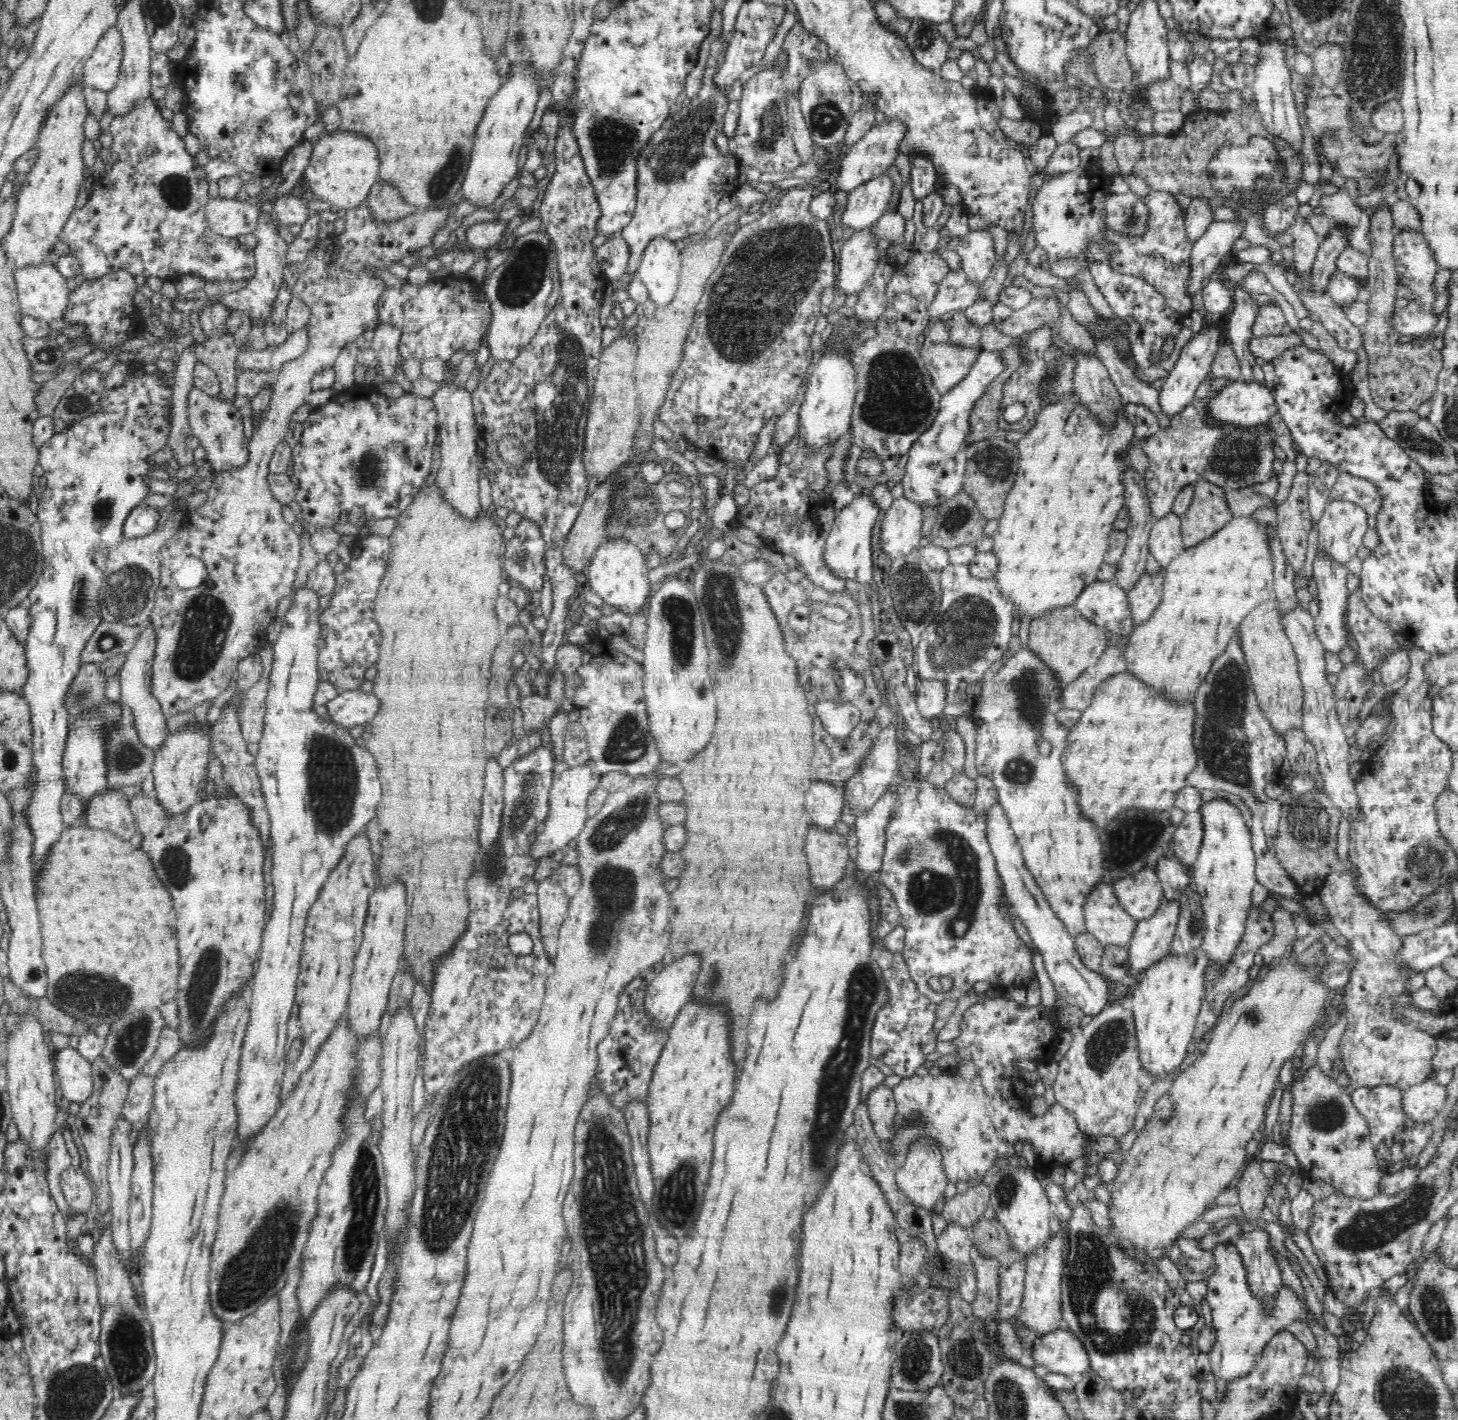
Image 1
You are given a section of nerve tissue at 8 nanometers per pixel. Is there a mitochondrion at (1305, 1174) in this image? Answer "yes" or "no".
no

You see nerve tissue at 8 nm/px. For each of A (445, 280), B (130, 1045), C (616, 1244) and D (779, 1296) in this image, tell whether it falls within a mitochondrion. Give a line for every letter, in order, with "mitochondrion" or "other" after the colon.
A: other
B: mitochondrion
C: mitochondrion
D: mitochondrion

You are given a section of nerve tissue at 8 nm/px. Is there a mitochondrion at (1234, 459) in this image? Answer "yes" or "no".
yes

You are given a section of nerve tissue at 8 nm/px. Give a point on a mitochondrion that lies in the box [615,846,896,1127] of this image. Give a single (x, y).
(714, 979)

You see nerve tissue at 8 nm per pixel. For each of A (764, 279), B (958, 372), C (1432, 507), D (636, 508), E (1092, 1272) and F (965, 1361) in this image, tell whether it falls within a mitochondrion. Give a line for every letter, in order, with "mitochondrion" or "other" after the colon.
A: mitochondrion
B: other
C: other
D: mitochondrion
E: mitochondrion
F: mitochondrion

